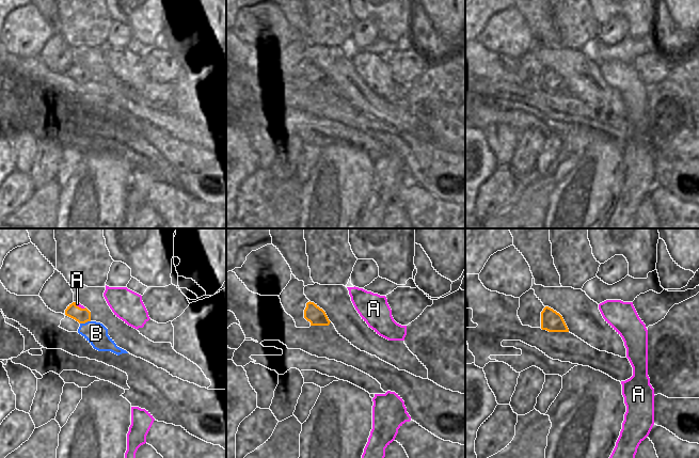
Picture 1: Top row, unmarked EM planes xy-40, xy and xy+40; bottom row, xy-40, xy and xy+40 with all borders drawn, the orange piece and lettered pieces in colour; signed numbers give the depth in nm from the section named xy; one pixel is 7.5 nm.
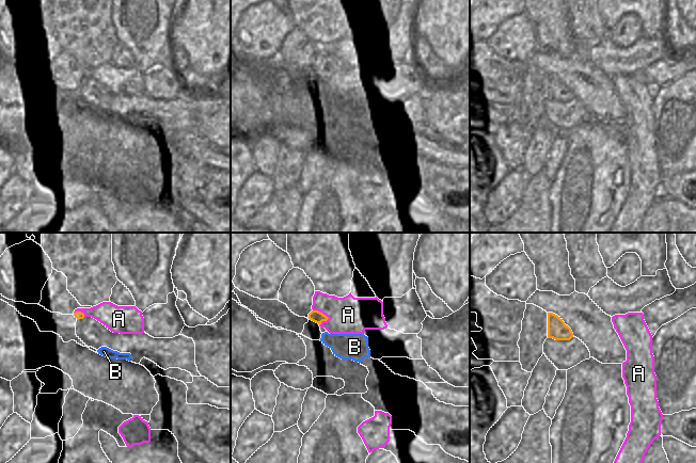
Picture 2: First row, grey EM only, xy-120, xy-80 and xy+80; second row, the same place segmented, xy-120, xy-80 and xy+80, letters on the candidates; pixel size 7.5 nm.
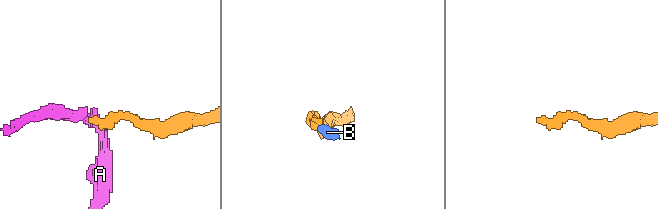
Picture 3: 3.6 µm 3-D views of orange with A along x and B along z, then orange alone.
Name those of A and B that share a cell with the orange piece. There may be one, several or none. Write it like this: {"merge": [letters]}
{"merge": []}

